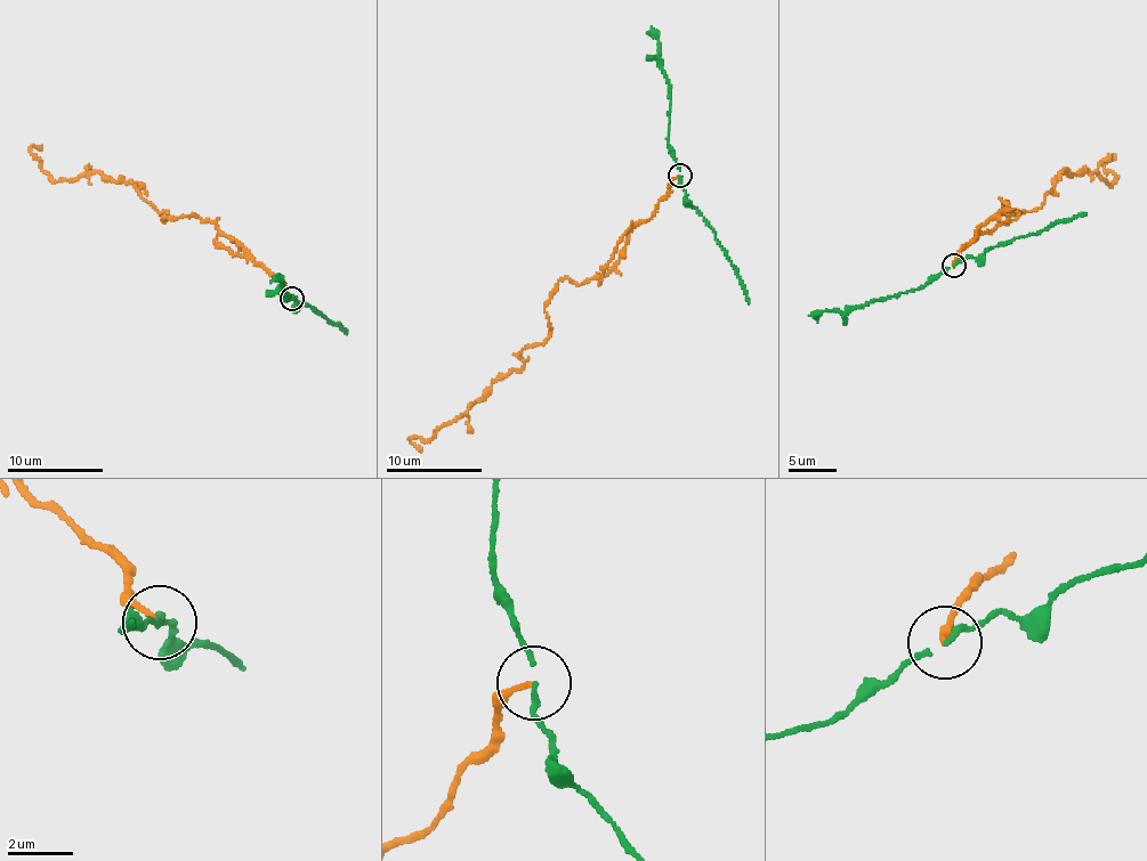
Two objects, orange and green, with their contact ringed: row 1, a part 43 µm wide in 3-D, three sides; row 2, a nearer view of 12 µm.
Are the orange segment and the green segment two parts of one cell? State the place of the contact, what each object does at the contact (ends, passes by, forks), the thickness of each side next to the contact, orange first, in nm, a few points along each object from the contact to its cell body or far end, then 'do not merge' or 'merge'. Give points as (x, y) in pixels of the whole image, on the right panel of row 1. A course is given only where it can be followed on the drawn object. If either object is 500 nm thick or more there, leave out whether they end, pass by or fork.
place (953, 265); orange ends; green passes by; calibres 140 and 140 nm; course orange (954, 266), (1006, 202), (1004, 214), (1039, 208), (1064, 171), (1112, 184), (1117, 177), (1104, 165), (1115, 154); course green (954, 266), (944, 267), (923, 285), (848, 306), (842, 313), (817, 310), (808, 315); do not merge

